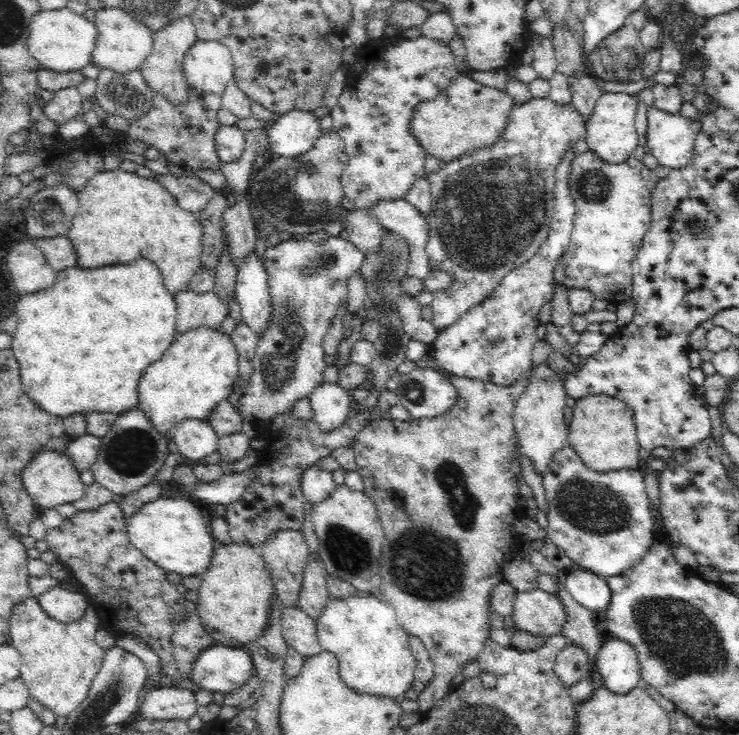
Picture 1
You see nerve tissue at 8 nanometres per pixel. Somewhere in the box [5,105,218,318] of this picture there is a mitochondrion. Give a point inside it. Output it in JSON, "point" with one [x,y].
{"point":[49,210]}

